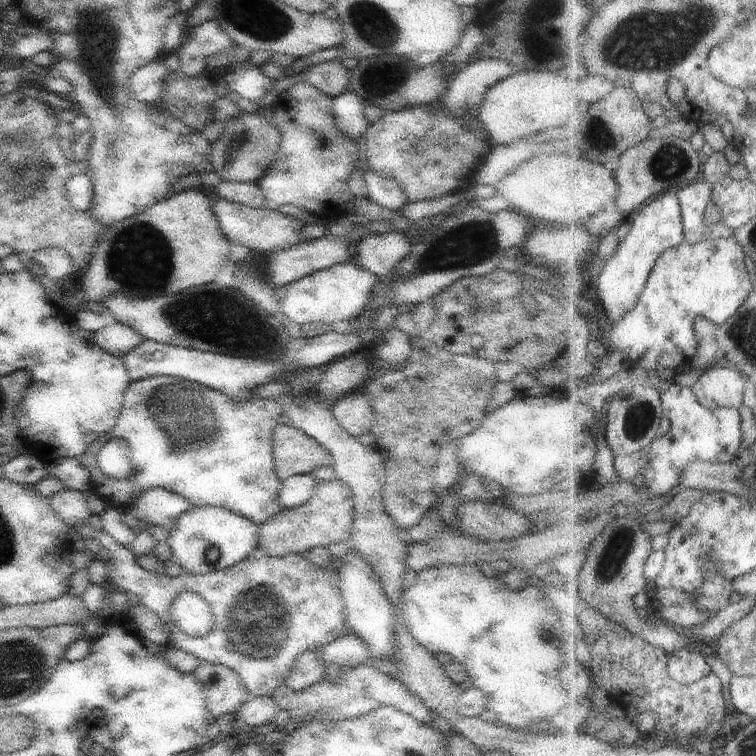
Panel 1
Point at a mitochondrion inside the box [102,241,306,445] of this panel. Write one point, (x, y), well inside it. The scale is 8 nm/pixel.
(198, 317)

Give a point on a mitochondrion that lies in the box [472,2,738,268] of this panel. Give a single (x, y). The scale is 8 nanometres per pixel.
(652, 40)

